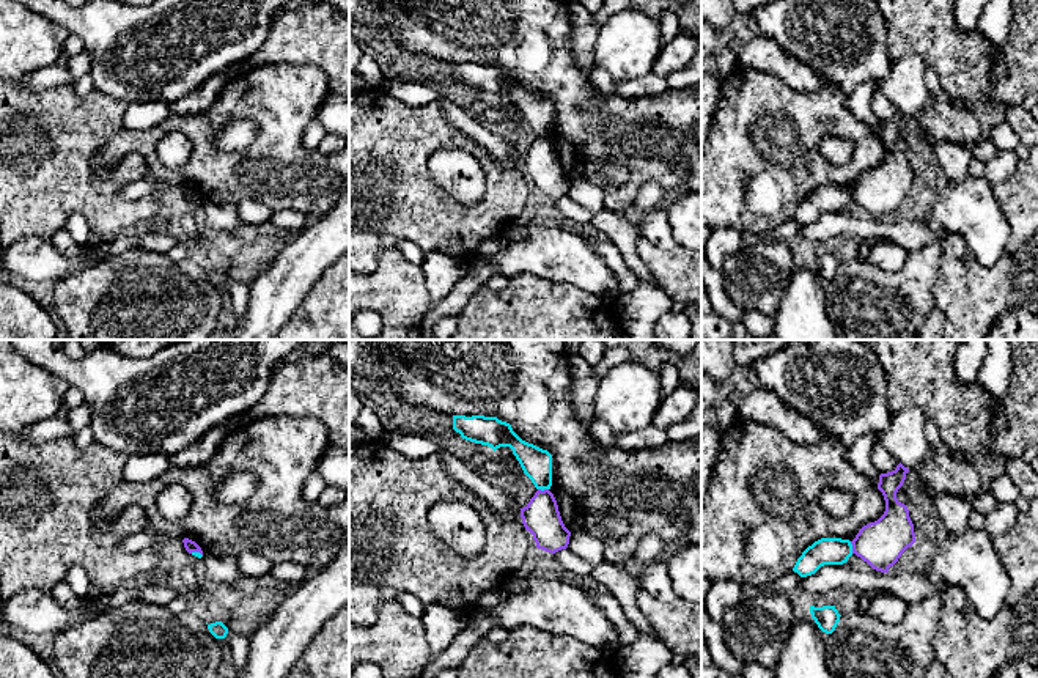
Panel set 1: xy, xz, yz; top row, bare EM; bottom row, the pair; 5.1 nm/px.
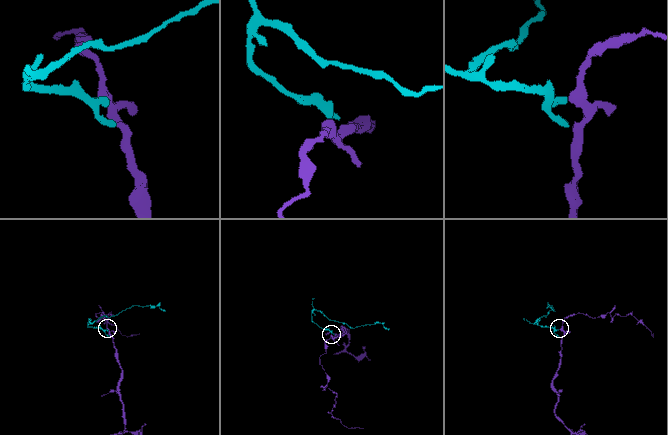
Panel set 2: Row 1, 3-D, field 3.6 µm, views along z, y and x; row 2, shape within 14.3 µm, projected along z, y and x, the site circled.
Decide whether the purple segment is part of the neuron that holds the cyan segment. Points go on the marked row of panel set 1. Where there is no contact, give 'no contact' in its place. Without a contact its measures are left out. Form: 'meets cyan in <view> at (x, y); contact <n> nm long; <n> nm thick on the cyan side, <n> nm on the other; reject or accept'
meets cyan in yz at (851, 548); contact 70 nm long; 140 nm thick on the cyan side, 240 nm on the other; reject

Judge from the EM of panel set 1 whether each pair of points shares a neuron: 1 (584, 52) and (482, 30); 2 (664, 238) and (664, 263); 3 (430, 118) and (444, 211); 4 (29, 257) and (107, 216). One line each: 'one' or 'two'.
1: two
2: two
3: one
4: two

